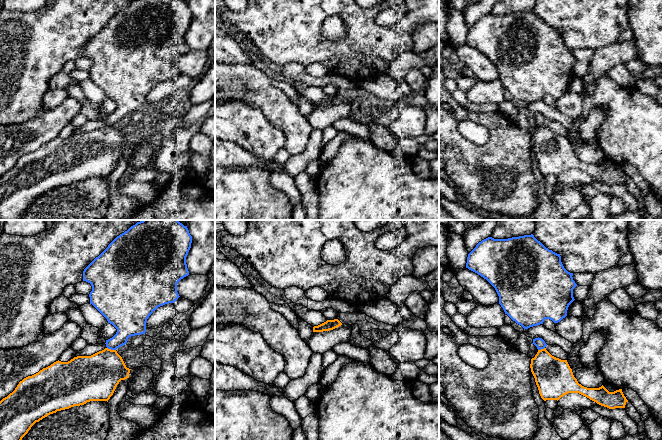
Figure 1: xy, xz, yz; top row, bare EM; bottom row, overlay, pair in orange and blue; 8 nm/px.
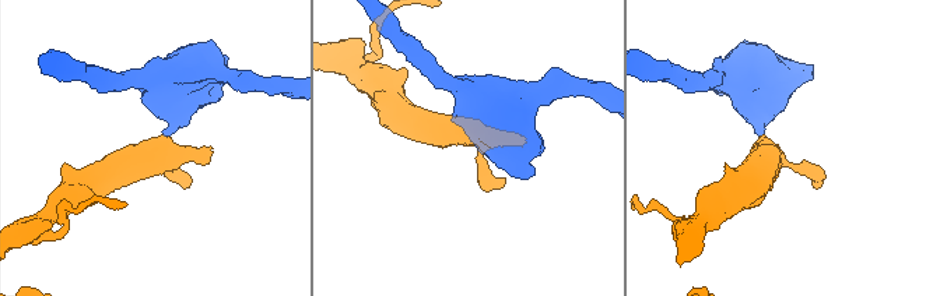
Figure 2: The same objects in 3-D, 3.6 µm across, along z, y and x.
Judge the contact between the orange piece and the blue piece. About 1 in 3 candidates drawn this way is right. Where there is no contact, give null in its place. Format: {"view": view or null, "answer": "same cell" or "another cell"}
{"view": "xy", "answer": "another cell"}

